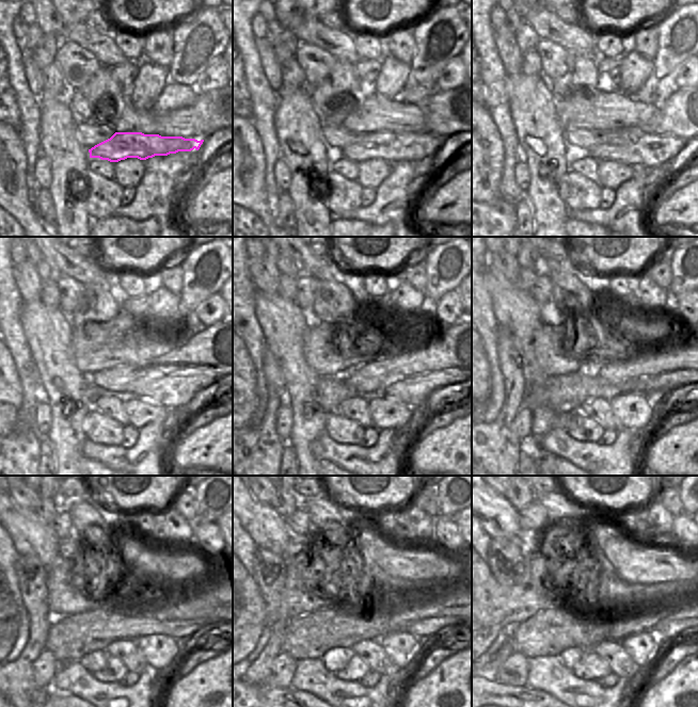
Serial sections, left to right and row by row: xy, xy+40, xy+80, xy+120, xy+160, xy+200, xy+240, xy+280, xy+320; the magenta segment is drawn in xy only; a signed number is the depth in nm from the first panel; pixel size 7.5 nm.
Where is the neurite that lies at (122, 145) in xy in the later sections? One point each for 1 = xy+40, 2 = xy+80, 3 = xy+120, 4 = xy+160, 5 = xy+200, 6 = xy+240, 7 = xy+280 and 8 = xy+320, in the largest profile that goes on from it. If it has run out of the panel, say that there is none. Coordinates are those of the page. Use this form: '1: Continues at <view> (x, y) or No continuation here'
1: Continues at xy+40 (390, 146)
2: Continues at xy+80 (639, 149)
3: Continues at xy+120 (172, 391)
4: Continues at xy+160 (411, 391)
5: Continues at xy+200 (677, 382)
6: Continues at xy+240 (197, 627)
7: Continues at xy+280 (432, 628)
8: Continues at xy+320 (673, 626)

